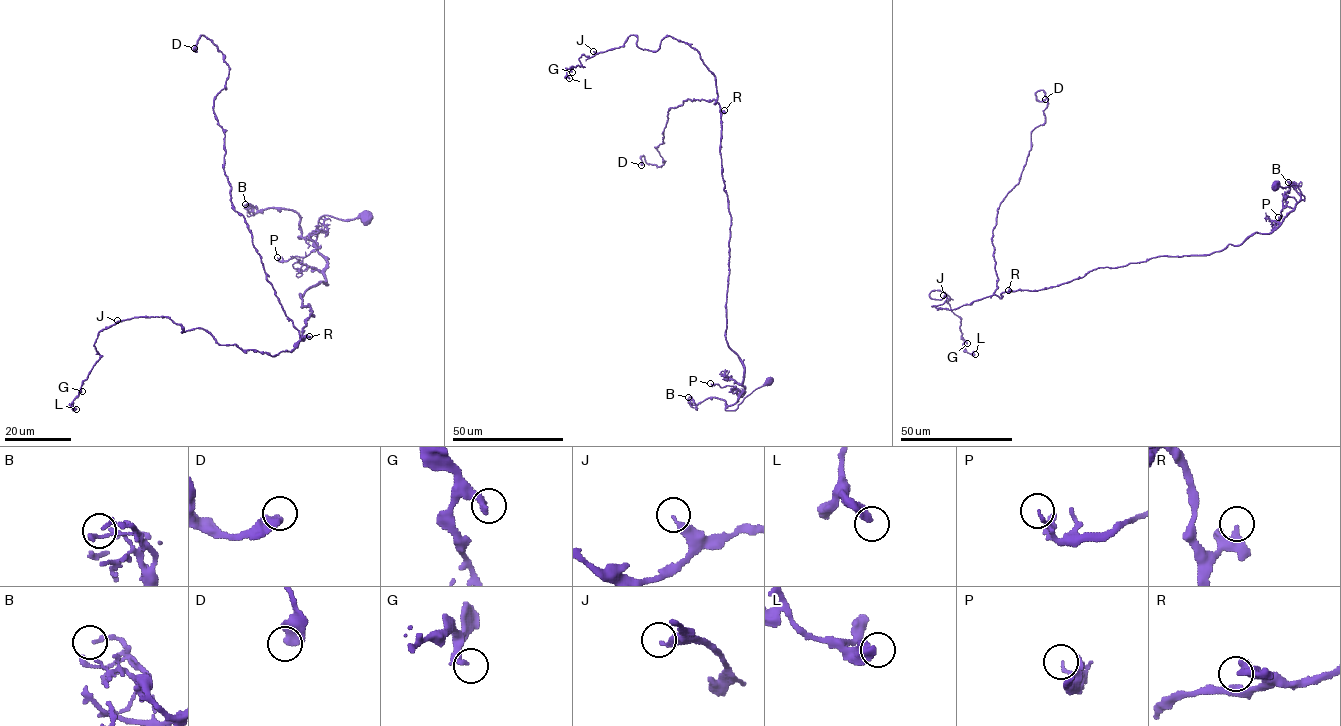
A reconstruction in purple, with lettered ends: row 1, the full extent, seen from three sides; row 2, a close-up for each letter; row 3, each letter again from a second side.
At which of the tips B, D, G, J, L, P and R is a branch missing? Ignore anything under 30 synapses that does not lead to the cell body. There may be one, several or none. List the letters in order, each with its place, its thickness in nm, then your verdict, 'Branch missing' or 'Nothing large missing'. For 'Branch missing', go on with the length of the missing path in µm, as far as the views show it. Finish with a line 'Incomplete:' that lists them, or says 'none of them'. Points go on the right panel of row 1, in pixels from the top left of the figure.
B: Place: (1288, 182). Thickness 150 nm. Nothing large missing
D: Place: (1045, 99). Thickness 480 nm. Nothing large missing
G: Place: (967, 343). Thickness 320 nm. Nothing large missing
J: Place: (943, 295). Thickness 280 nm. Nothing large missing
L: Place: (975, 354). Thickness 420 nm. Nothing large missing
P: Place: (1278, 217). Thickness 150 nm. Nothing large missing
R: Place: (1008, 290). Thickness 240 nm. Nothing large missing
Incomplete: none of them

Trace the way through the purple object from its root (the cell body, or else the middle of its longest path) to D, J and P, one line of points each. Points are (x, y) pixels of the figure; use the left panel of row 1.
D: (365, 219), (298, 237), (327, 283), (296, 346), (232, 205), (229, 67), (194, 48)
J: (365, 219), (298, 237), (327, 283), (301, 294), (314, 316), (290, 351), (117, 320)
P: (365, 219), (323, 215), (314, 232), (298, 237), (310, 239), (318, 249), (286, 261), (277, 257)

